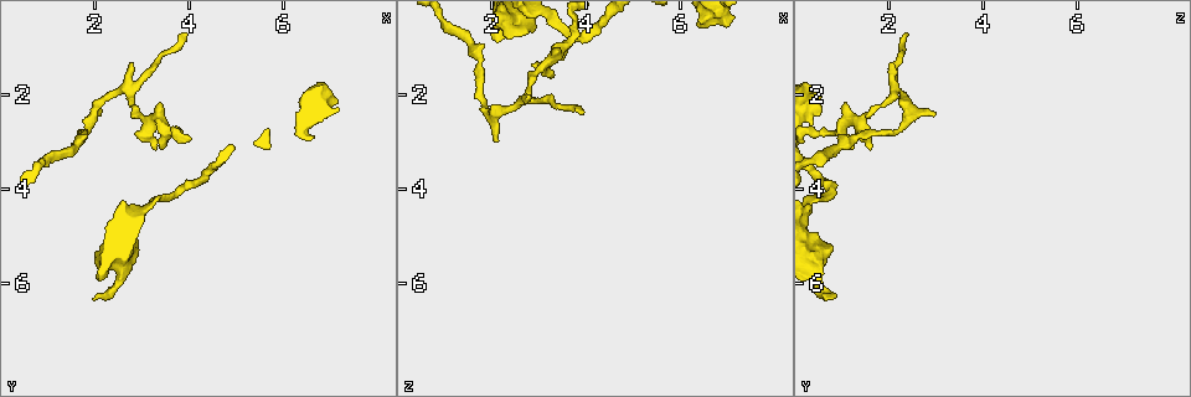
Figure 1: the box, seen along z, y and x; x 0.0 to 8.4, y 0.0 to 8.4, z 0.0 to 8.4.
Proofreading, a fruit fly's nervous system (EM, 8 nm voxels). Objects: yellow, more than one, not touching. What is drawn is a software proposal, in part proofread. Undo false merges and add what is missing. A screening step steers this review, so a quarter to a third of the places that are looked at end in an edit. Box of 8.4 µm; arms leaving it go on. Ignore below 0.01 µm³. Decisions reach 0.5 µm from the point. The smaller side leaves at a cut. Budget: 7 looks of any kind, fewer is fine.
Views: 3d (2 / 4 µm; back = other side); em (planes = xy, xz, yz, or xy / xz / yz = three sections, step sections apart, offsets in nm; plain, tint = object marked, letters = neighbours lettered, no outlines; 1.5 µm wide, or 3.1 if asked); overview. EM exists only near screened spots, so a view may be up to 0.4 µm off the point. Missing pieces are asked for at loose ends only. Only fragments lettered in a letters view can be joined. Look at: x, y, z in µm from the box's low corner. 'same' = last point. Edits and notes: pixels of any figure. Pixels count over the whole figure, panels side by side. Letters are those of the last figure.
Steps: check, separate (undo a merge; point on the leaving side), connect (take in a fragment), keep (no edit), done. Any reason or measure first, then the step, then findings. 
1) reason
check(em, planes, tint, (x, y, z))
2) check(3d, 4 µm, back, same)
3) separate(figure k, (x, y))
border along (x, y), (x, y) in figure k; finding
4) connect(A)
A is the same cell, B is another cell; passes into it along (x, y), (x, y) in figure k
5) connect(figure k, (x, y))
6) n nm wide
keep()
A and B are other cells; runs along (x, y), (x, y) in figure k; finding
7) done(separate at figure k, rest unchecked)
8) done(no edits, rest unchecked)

thin end
check(em, planes, letters, (3.90, 0.65, 2.35))

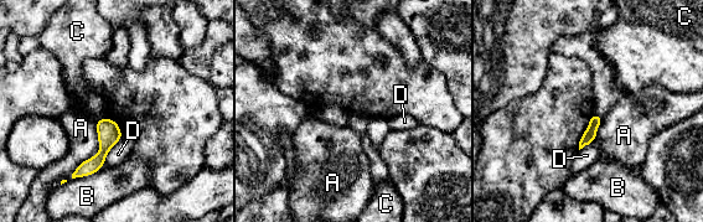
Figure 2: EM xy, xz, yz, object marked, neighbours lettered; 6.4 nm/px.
70 nm wide
keep()
A, B, C and D are other cells; none of them fits

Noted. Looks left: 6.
abrupt turn
check(em, planes, tint, (3.75, 4.10, 0.75))

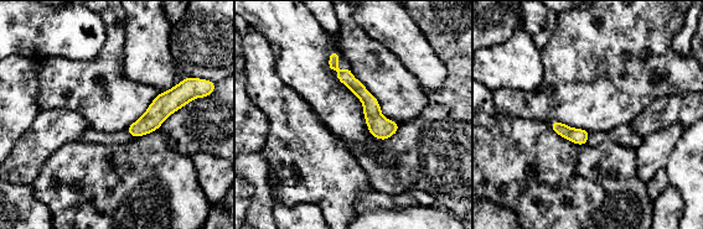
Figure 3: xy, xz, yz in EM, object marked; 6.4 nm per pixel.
see the neighbours
check(em, planes, letters, same)

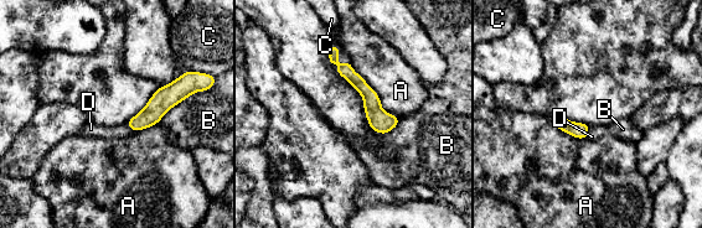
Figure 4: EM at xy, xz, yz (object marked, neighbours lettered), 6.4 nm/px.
150 nm wide
keep()
A, B, C and D are other cells; border along (368, 86), (381, 107), (399, 119) in figure 4; one neuron here

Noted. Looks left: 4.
an open end
check(em, xz, step 8, letters, (1.95, 6.30, 0.70))

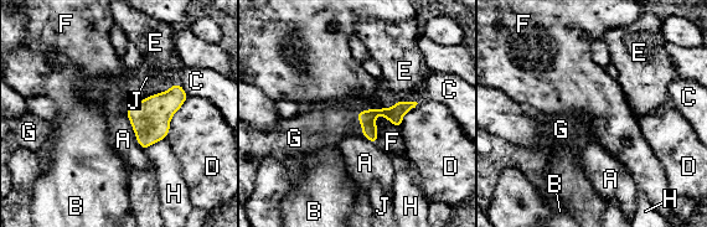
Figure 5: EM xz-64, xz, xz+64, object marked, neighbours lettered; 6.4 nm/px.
A touches over 320 nm
connect(figure 5, (329, 127))
G is the same cell, A, B, C, D, E, F, H and J are other cells; it goes on there

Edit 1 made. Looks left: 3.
done(connect at figure 5, rest unchecked)

